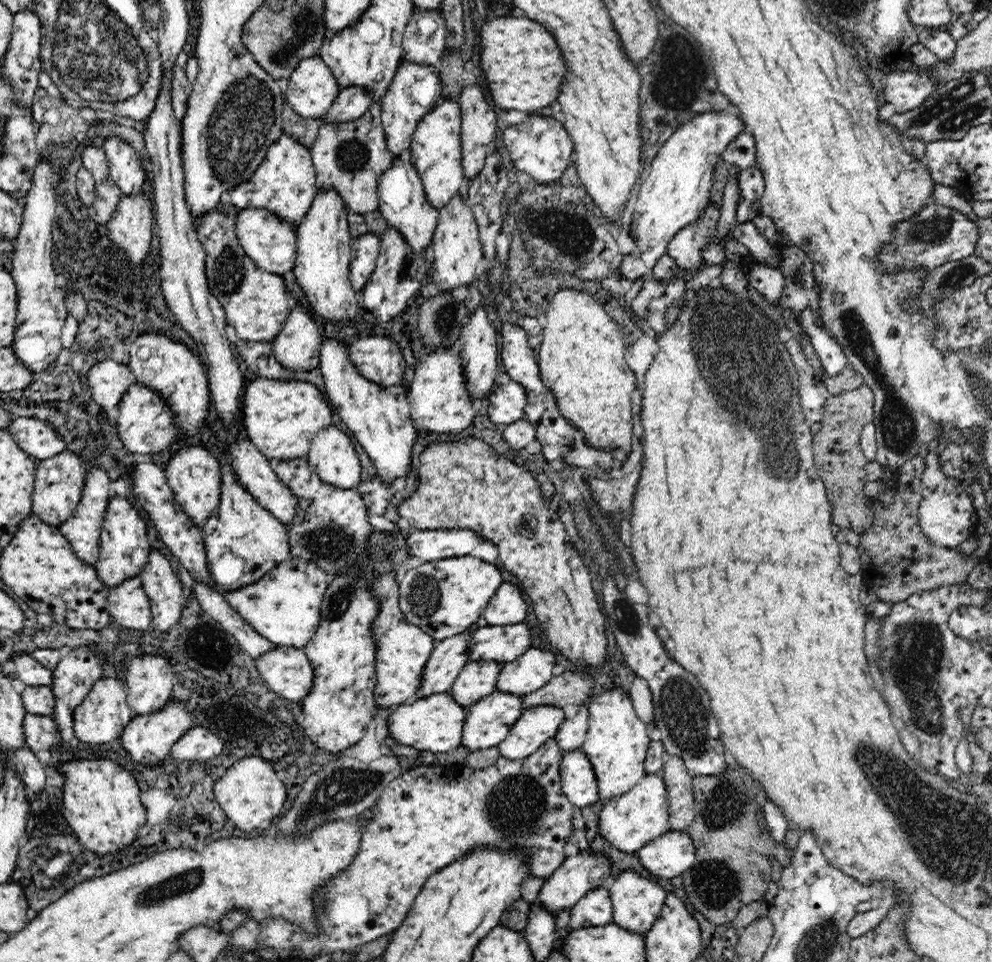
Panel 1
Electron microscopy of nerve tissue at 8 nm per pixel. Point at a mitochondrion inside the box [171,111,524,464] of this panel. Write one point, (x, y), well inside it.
(228, 274)

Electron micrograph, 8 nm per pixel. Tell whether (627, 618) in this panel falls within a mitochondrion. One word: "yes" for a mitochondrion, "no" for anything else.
yes

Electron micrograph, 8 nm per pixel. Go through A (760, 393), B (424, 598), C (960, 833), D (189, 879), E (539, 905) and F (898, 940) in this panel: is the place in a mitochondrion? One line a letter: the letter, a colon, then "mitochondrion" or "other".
A: mitochondrion
B: mitochondrion
C: mitochondrion
D: mitochondrion
E: other
F: other

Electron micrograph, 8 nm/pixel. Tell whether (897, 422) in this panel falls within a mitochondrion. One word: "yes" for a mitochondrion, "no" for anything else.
yes

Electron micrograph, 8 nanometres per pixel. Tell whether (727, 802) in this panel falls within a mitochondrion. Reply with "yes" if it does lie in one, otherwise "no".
yes

